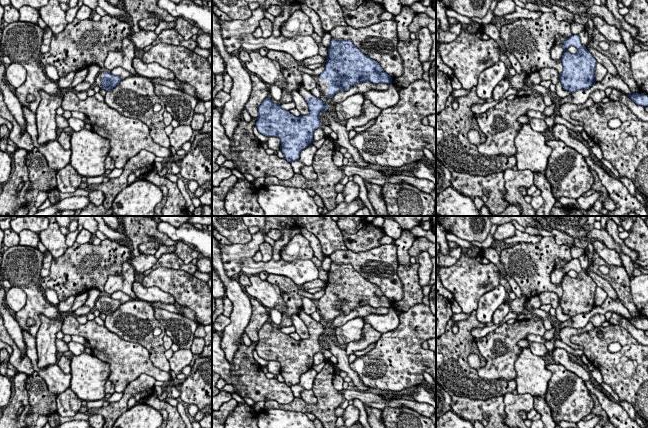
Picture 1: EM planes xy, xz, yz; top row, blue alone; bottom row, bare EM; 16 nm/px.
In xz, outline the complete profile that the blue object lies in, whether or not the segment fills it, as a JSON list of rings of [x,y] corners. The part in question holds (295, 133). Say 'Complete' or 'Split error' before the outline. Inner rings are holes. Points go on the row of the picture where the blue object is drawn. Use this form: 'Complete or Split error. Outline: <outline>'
Split error. Outline: [[[302,86],[298,88],[298,92],[308,103],[308,115],[296,117],[268,97],[258,107],[255,125],[261,134],[280,139],[280,150],[289,163],[297,161],[300,152],[312,145],[314,131],[322,126],[320,113],[328,109],[323,100],[313,96]]]

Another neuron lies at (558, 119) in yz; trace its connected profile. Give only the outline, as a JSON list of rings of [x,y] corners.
[[[556,115],[554,118],[555,124],[562,124],[565,125],[568,129],[574,131],[577,134],[580,134],[582,131],[584,131],[584,128],[582,126],[576,126],[568,122],[567,120],[563,119],[561,116]]]

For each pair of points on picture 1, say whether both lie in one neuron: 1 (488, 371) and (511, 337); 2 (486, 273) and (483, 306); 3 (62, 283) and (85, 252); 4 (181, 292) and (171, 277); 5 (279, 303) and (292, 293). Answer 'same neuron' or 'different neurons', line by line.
1: same neuron
2: different neurons
3: same neuron
4: same neuron
5: different neurons

